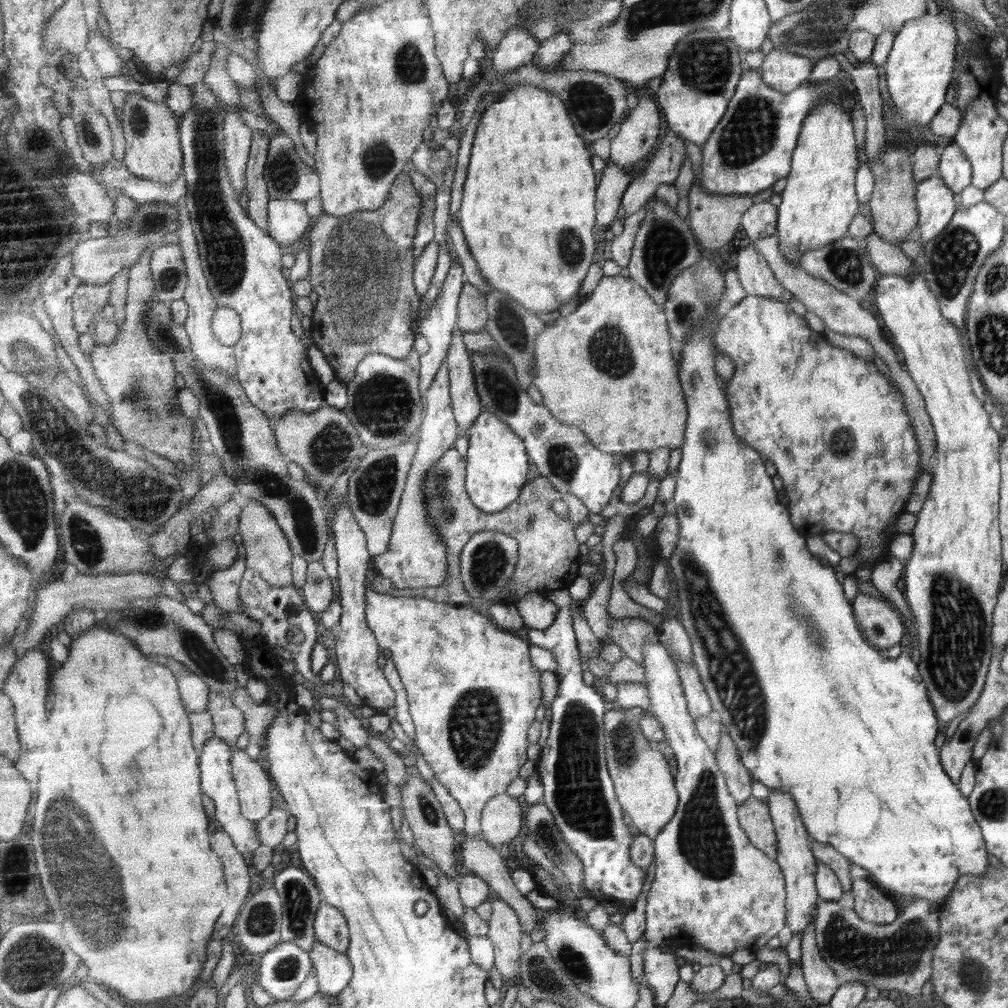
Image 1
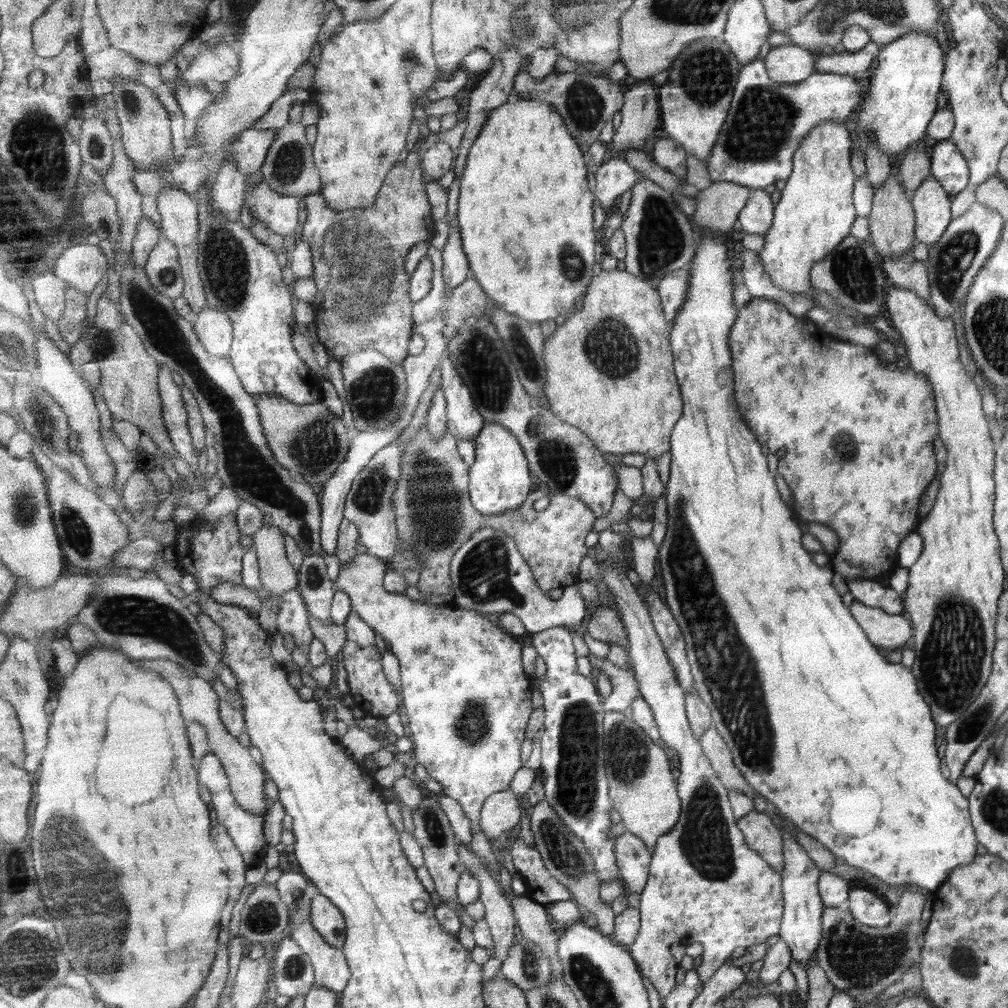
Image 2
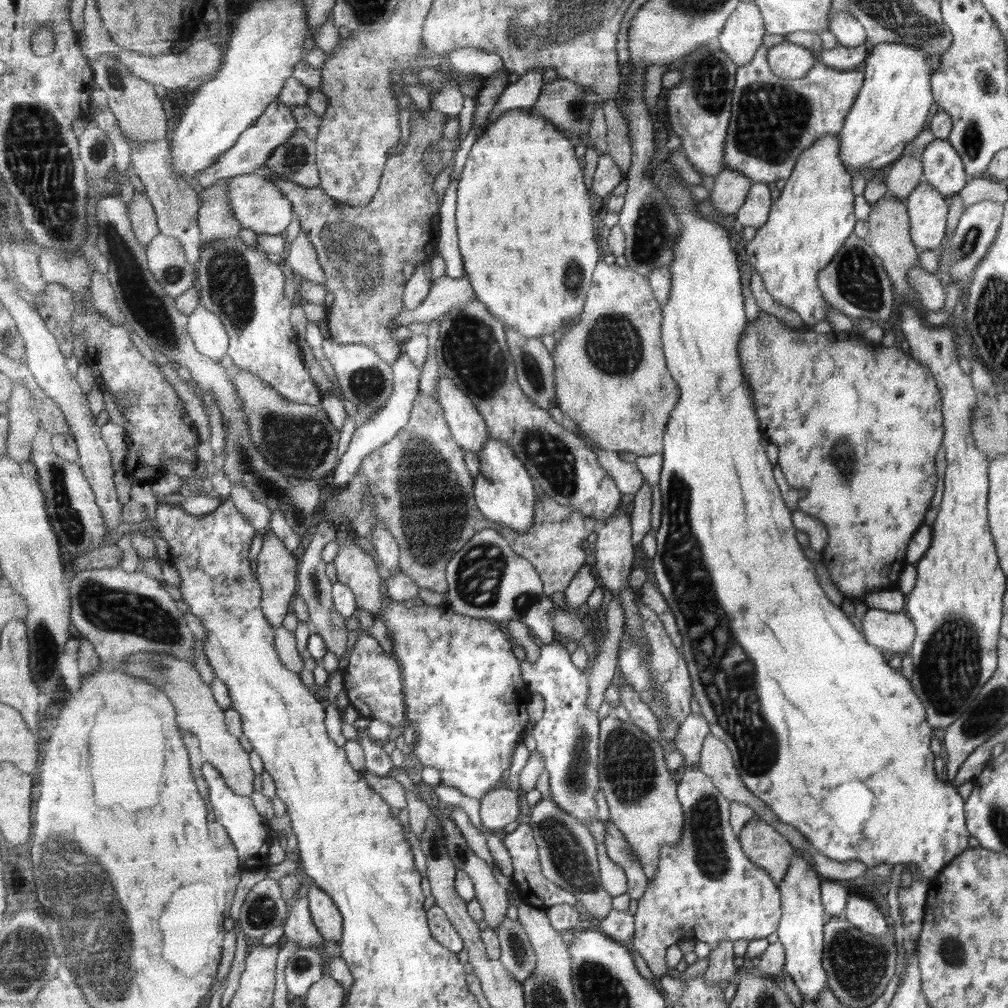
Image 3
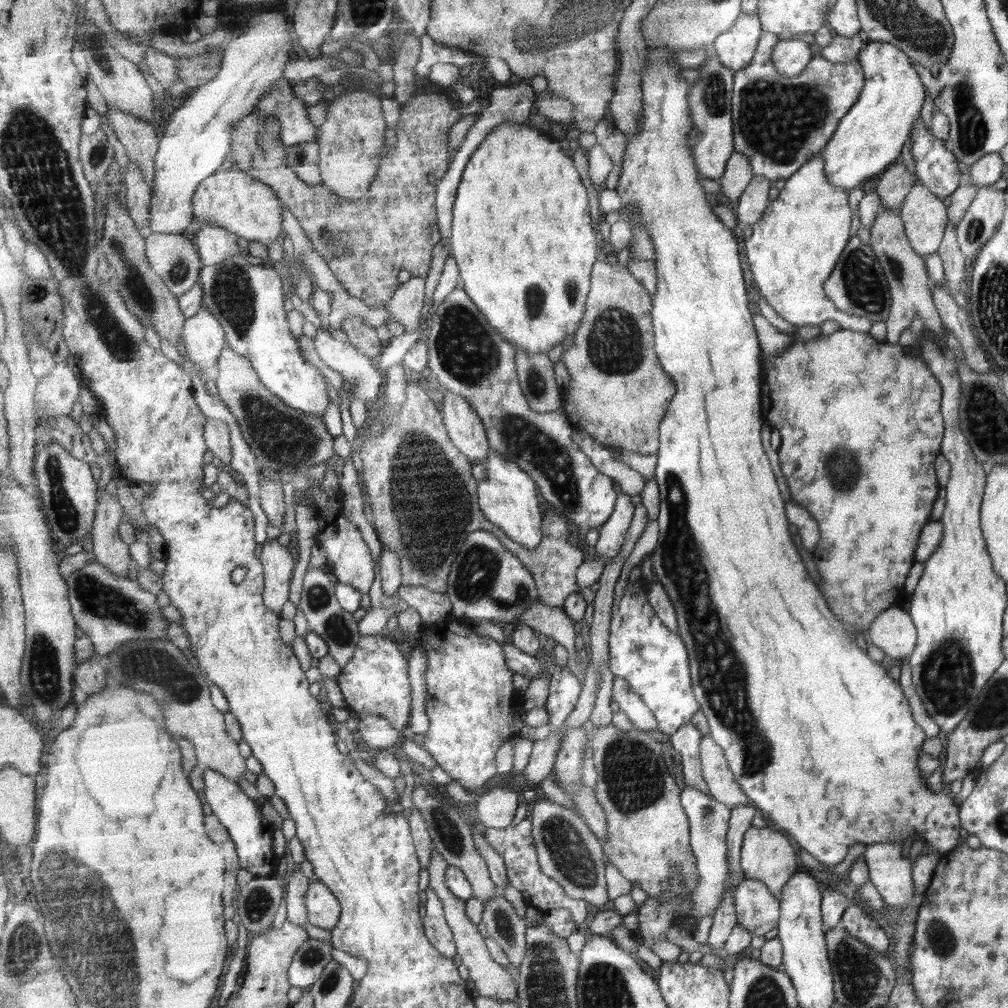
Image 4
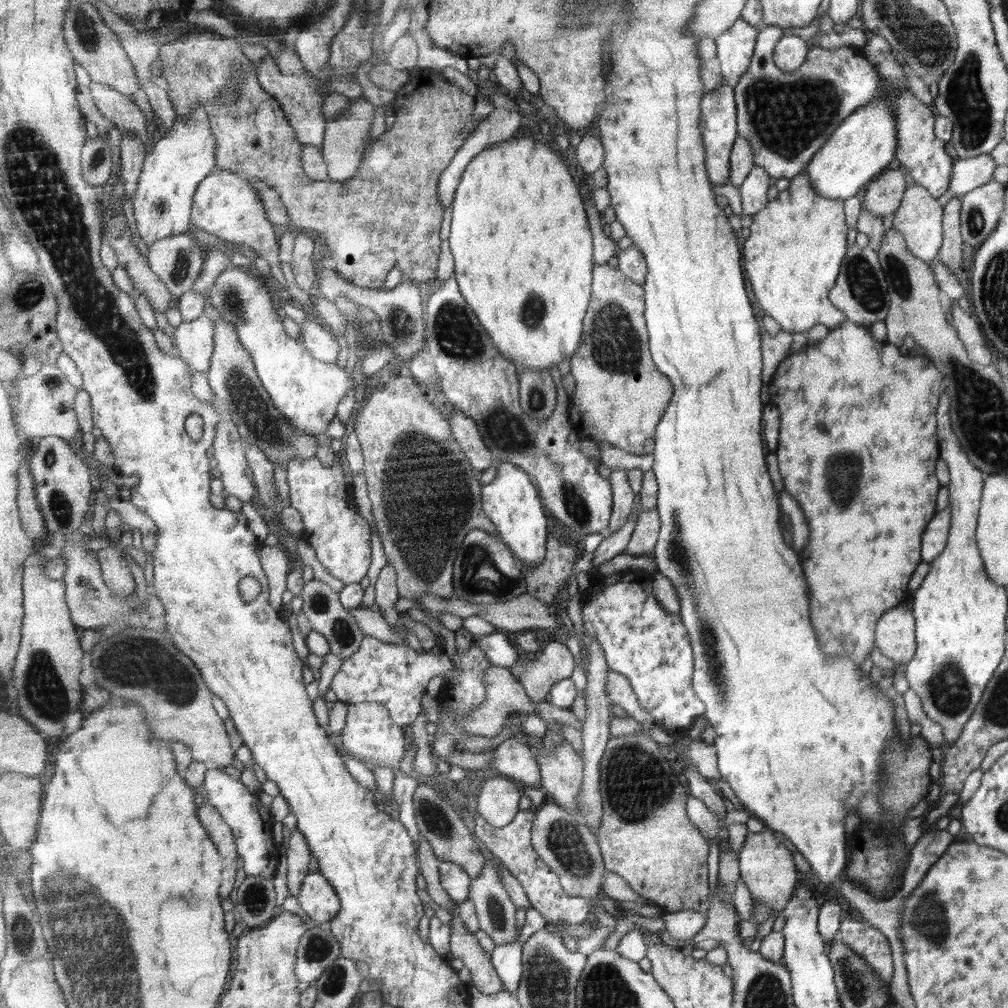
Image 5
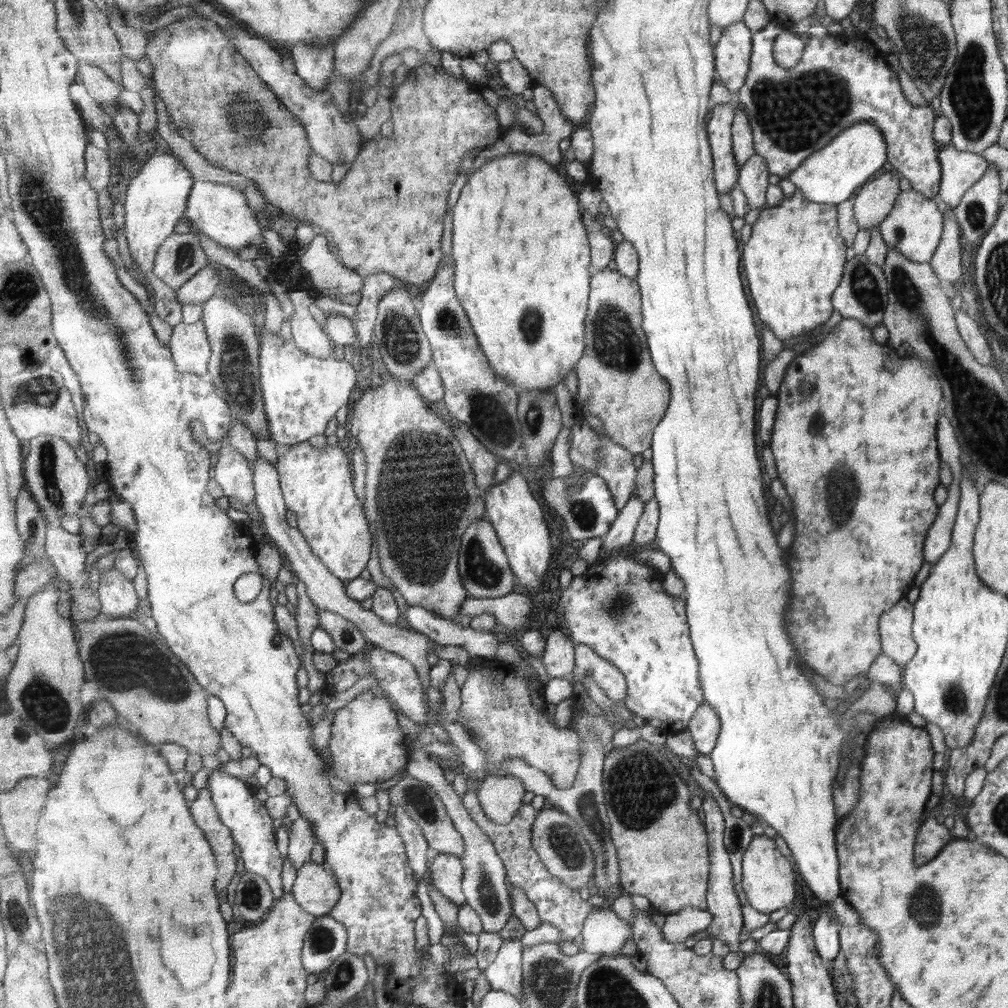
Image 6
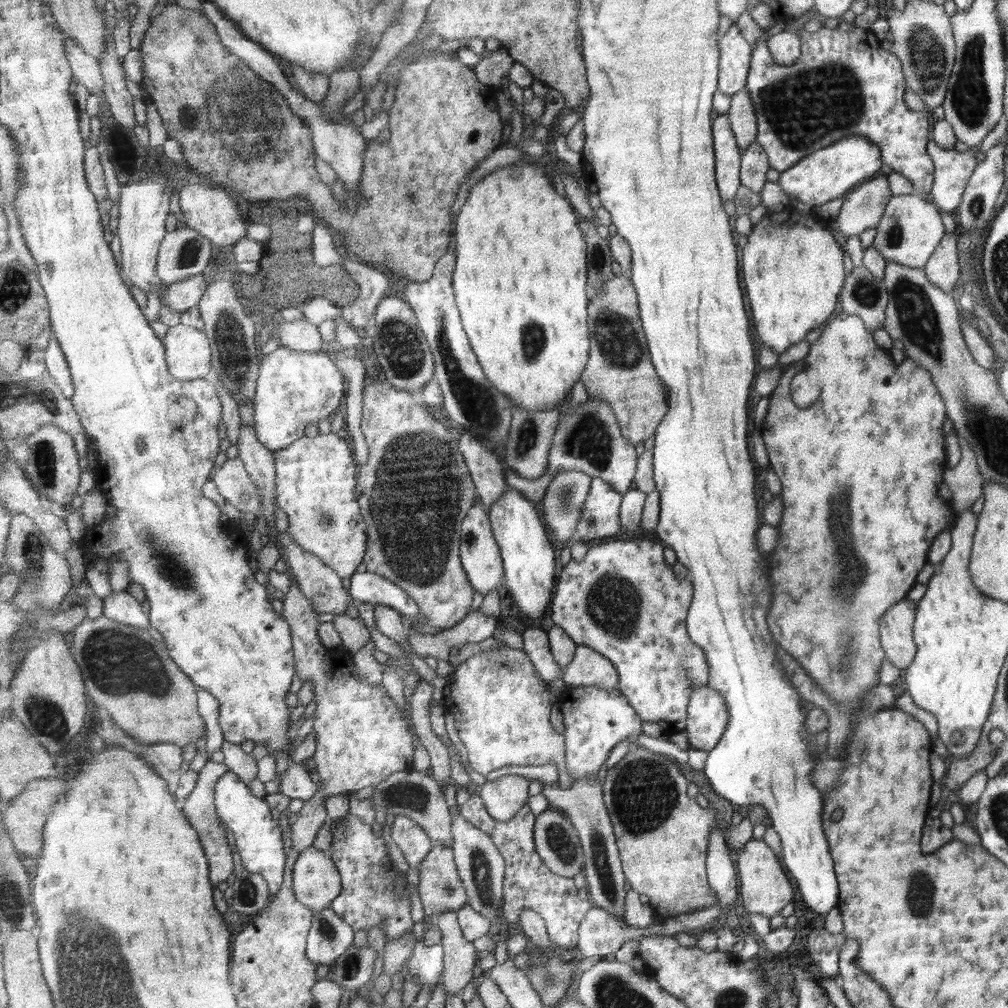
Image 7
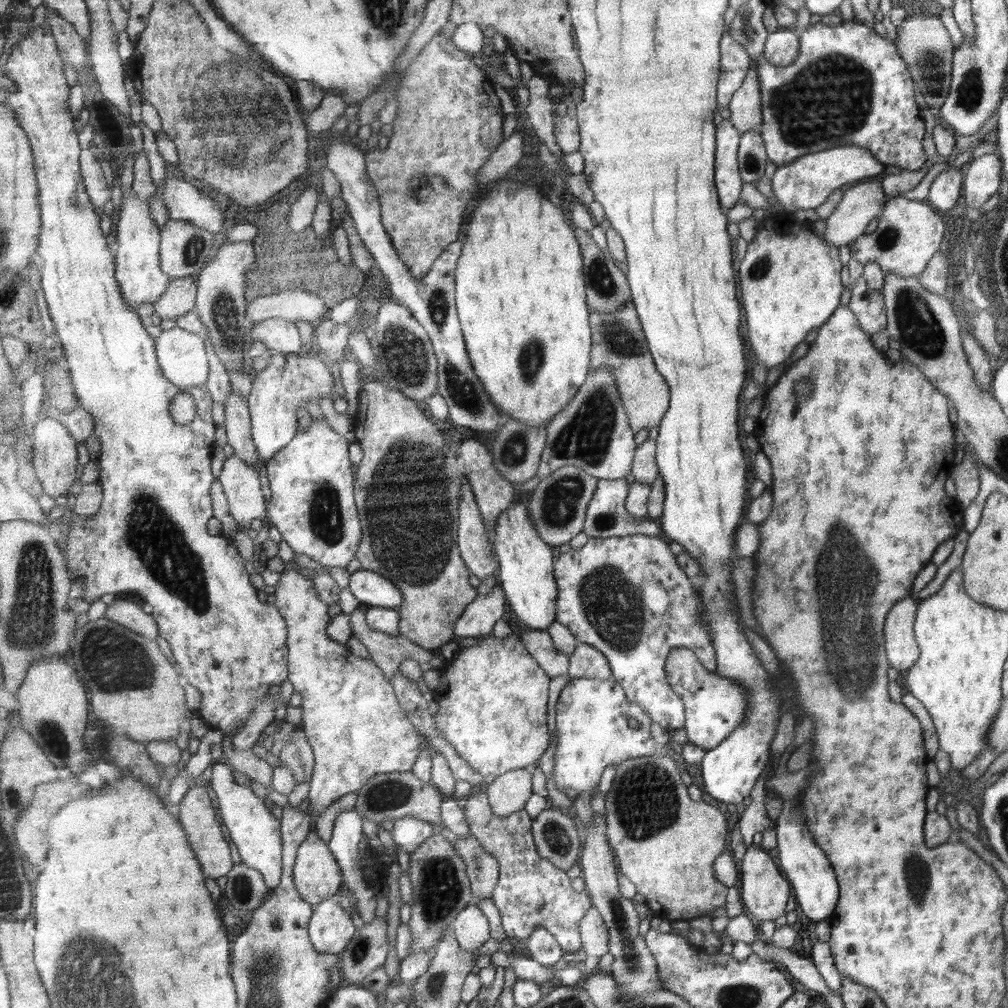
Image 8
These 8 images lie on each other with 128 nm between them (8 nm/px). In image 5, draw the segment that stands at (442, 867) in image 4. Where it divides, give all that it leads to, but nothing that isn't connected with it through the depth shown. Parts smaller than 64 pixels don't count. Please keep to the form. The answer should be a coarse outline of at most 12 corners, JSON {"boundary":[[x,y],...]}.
{"boundary":[[452,916],[451,957],[482,993],[506,990],[476,933]]}

